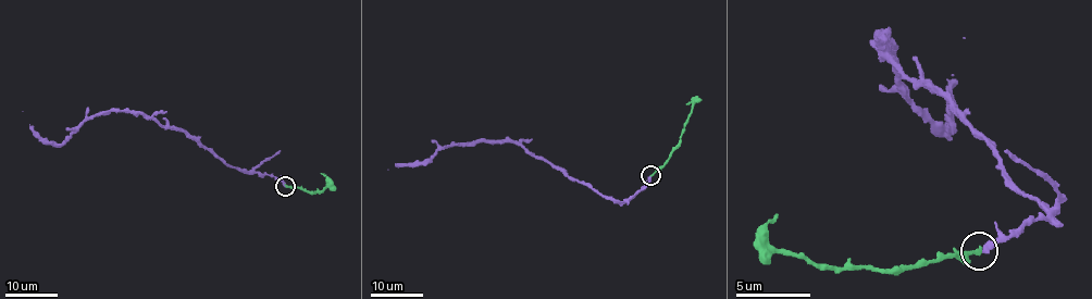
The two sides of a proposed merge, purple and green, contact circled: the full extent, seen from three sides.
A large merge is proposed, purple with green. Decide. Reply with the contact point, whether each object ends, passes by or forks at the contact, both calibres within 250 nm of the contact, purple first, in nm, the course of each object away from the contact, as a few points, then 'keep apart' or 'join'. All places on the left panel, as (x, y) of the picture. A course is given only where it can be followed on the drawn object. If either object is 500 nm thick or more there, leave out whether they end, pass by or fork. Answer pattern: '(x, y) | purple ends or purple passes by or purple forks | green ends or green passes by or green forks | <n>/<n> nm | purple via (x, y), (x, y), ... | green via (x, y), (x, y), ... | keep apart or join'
(285, 186) | purple ends | green ends | 320/260 nm | purple via (285, 185), (275, 176), (228, 166), (184, 132), (141, 114), (90, 115), (60, 144), (49, 144), (23, 111) | green via (285, 185), (320, 191), (326, 183), (320, 173) | keep apart

